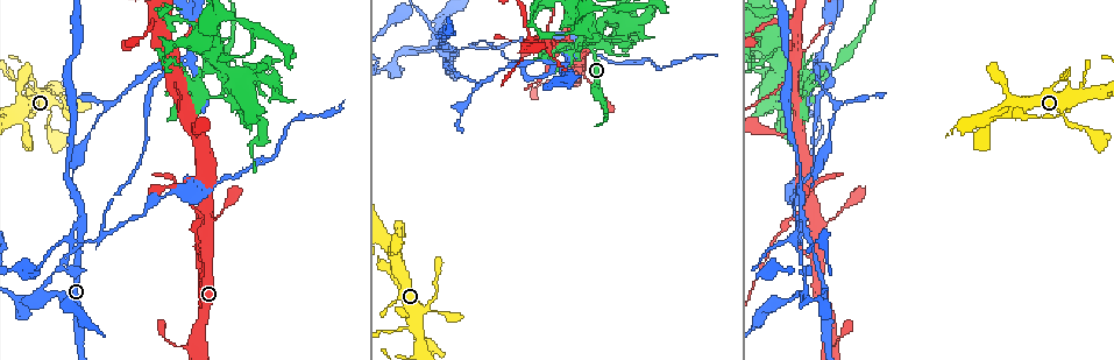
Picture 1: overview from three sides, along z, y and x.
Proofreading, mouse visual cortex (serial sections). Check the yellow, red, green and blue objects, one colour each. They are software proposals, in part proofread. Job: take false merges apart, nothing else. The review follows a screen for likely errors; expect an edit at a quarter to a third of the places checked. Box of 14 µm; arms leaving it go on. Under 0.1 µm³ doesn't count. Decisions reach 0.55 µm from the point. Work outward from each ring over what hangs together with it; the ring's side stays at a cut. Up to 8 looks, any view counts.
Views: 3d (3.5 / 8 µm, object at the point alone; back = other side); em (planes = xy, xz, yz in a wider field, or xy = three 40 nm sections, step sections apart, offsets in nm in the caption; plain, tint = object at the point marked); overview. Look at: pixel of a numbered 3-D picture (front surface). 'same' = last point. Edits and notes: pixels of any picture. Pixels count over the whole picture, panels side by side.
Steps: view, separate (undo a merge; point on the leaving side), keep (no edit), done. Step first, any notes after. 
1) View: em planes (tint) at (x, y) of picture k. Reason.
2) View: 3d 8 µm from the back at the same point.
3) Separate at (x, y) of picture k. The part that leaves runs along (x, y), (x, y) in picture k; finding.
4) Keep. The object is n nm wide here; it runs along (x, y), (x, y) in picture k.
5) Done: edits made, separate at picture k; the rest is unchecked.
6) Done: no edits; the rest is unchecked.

View: 3d 3.5 µm at (387, 238) of picture 1. Abrupt turn.

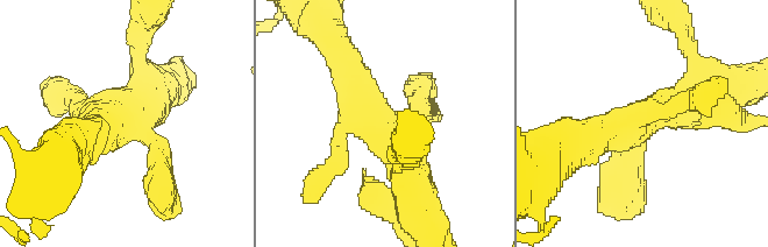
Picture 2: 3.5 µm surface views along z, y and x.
Keep. 4 arms meet here; the arms are 200, 300, 400, 600 nm wide; it runs along (414, 190), (407, 163), (346, 68) in picture 2; all the same cell.

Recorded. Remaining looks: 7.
View: em planes (tint) at (794, 80) of picture 1. Sudden change in width.

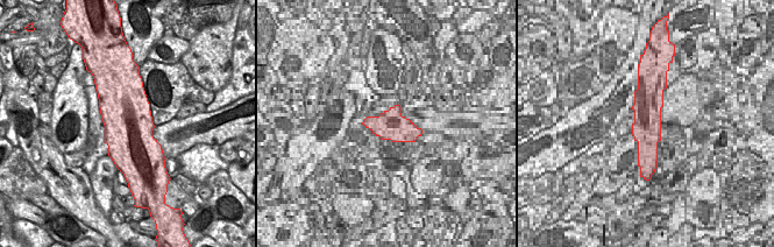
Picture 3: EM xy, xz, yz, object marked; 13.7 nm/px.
View: 3d 3.5 µm at the same point.

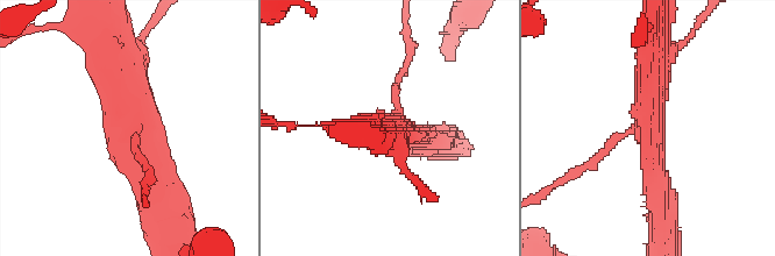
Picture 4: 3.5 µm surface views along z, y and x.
Keep. It runs along (160, 196), (113, 54) in picture 4; continuous, no second cell.

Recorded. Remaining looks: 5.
View: 3d 8 µm at (231, 41) of picture 1. Calibre changes.

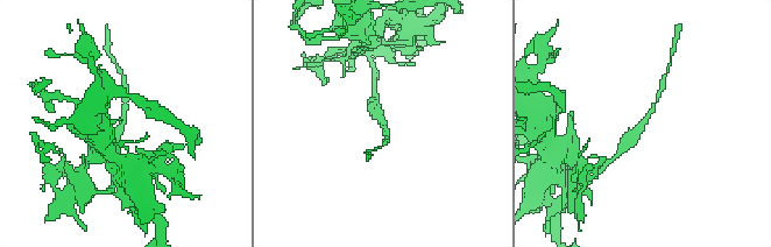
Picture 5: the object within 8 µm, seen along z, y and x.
View: em xy step 5 (tint) at (641, 123) of picture 5. Shape alone is not enough.

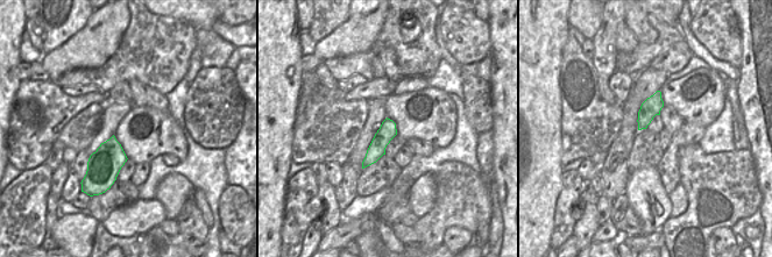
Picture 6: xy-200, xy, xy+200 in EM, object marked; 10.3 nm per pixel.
Keep. It runs along (621, 149), (636, 134), (659, 94) in picture 5; one cell here.

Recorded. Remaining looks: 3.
Done: no edits; the rest is unchecked.

